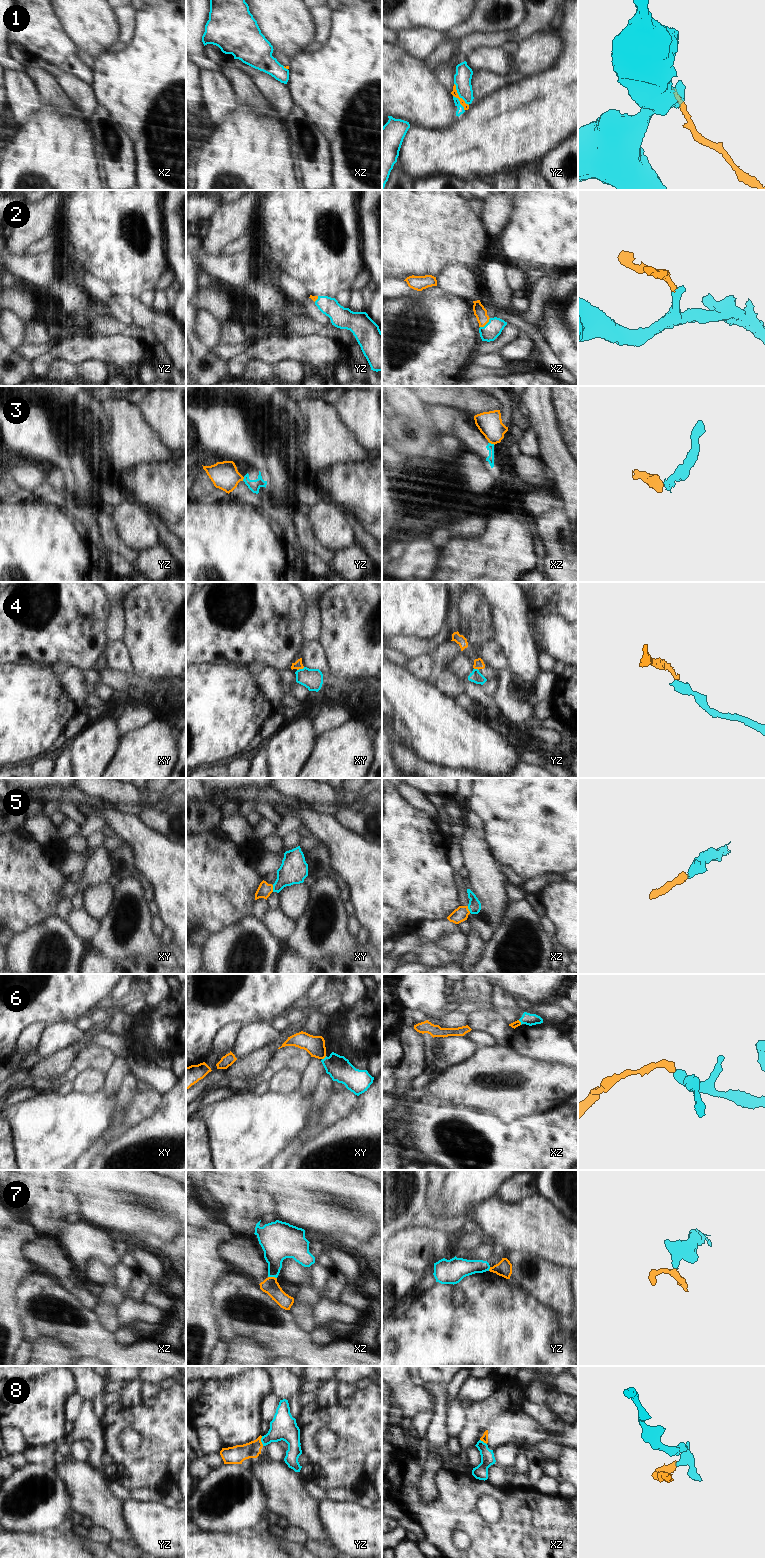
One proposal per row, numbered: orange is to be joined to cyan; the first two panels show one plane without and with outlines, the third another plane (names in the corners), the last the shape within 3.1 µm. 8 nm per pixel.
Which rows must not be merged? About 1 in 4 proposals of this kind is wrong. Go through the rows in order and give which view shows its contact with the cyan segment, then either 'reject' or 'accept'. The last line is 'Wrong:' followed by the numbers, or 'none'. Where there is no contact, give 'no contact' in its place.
1: yz | reject
2: xz | accept
3: xz | reject
4: xy | reject
5: xy | accept
6: xz | reject
7: xz | reject
8: yz | reject
Wrong: 1, 3, 4, 6, 7, 8

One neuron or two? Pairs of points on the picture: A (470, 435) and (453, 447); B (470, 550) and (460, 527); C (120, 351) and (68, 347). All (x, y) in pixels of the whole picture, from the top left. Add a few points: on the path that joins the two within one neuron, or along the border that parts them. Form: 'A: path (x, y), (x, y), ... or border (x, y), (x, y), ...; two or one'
A: border (450, 433), (457, 437), (461, 450); two
B: border (486, 528), (475, 537), (458, 537), (453, 534); two
C: path (107, 349), (81, 349); one

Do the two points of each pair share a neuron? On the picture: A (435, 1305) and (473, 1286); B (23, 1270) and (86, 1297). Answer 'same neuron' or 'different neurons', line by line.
A: same neuron
B: different neurons

